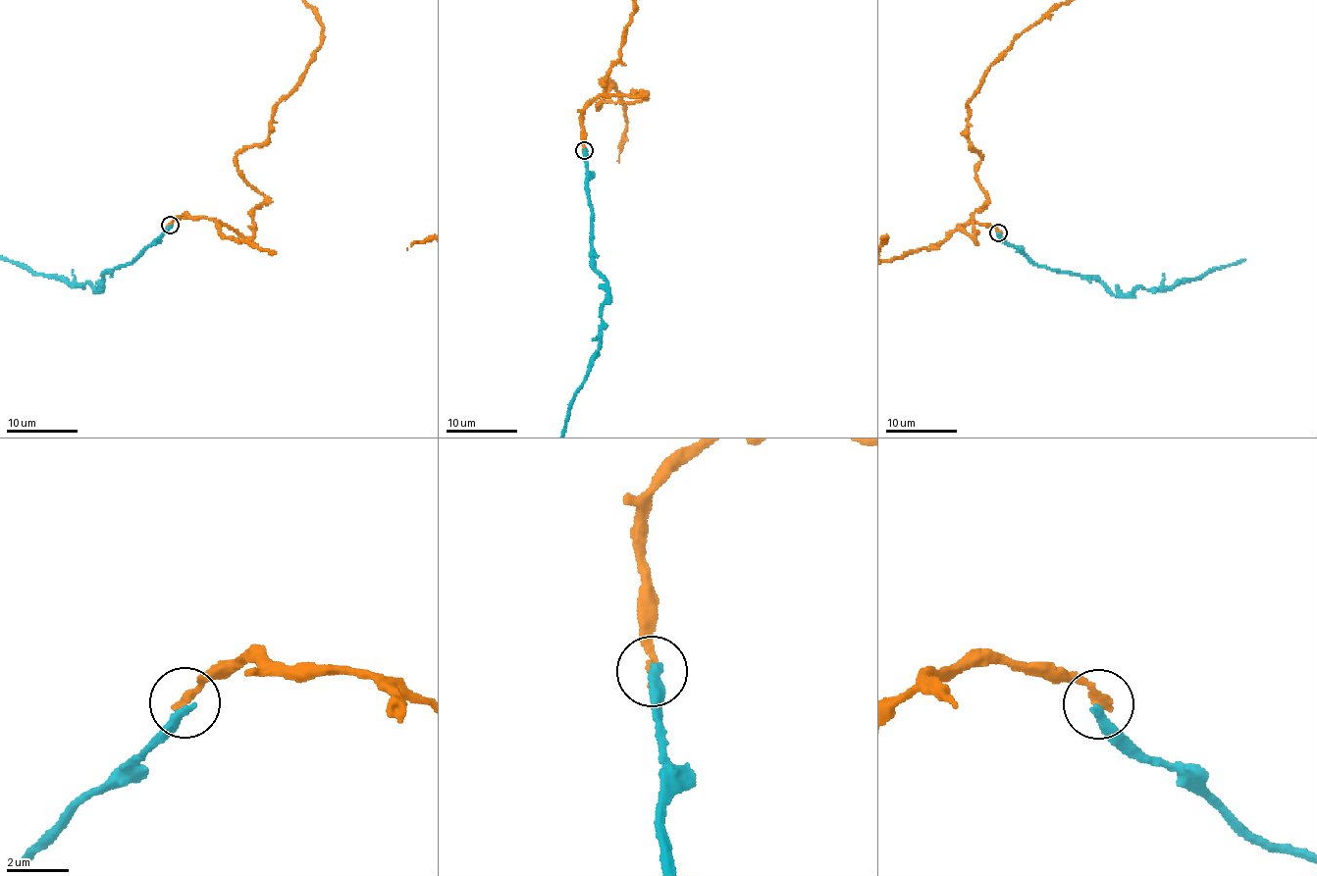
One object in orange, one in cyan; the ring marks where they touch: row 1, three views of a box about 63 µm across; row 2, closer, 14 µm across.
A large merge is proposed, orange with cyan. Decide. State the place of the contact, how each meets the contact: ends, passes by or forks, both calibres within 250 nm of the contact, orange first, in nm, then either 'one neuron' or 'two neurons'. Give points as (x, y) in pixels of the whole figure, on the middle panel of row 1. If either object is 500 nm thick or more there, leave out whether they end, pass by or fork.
(584, 150) | orange ends | cyan ends | 320/320 nm | two neurons

